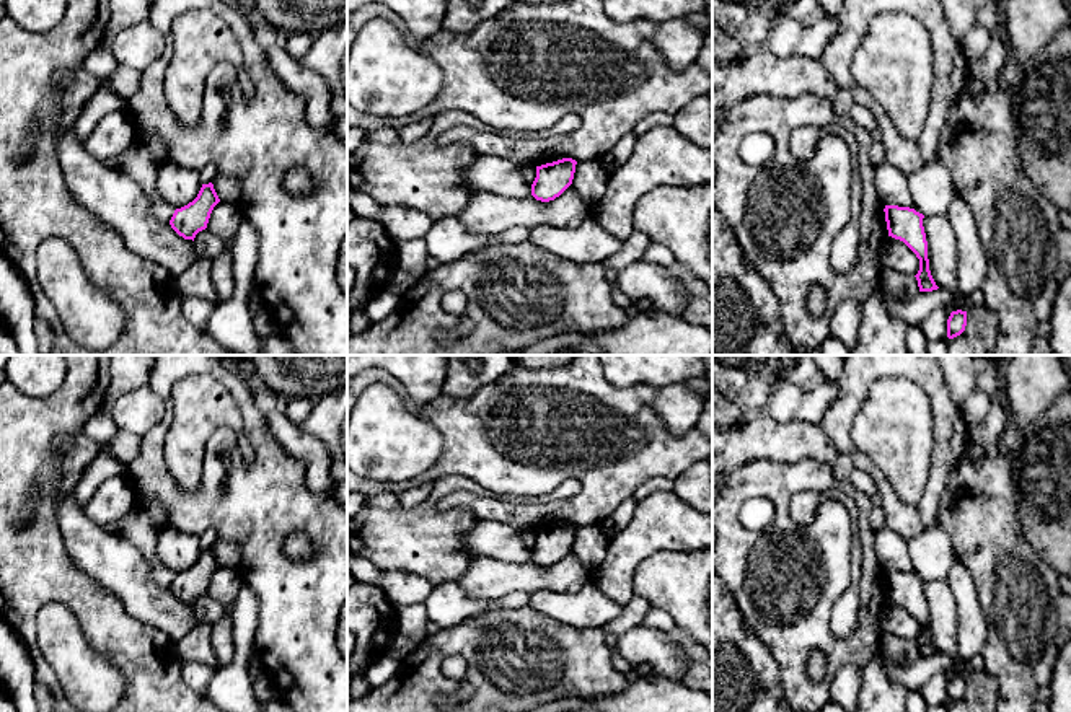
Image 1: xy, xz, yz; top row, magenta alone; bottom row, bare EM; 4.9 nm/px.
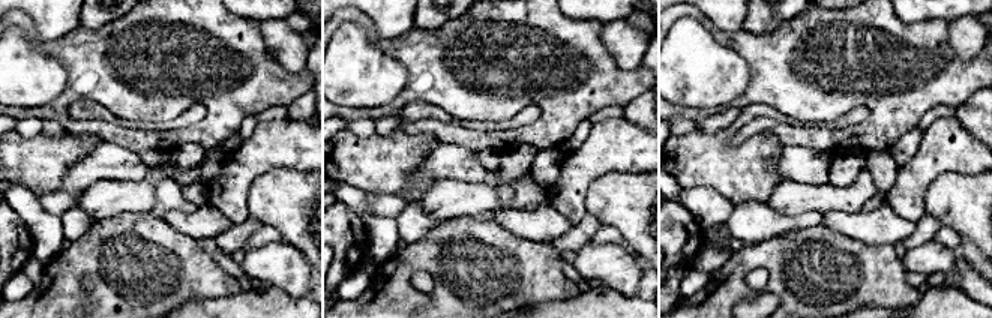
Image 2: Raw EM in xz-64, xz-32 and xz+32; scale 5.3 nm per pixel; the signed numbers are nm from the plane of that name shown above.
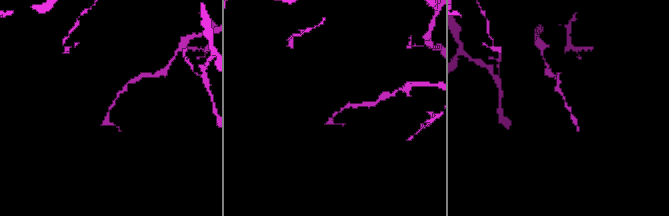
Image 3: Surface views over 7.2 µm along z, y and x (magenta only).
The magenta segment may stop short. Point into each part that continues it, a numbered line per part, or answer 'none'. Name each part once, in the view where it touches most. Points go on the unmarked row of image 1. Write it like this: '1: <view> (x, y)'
none

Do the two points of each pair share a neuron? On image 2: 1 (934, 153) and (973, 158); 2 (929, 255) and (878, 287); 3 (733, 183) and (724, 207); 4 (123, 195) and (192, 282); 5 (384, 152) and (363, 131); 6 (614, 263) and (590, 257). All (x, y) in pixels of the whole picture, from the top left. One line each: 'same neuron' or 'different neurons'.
1: same neuron
2: different neurons
3: different neurons
4: different neurons
5: different neurons
6: same neuron

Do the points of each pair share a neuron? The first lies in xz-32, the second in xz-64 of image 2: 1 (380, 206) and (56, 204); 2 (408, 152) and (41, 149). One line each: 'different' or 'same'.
1: same
2: same

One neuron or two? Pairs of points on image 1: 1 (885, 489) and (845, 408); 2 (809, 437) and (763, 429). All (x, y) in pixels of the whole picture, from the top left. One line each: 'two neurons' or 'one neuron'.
1: one neuron
2: one neuron

